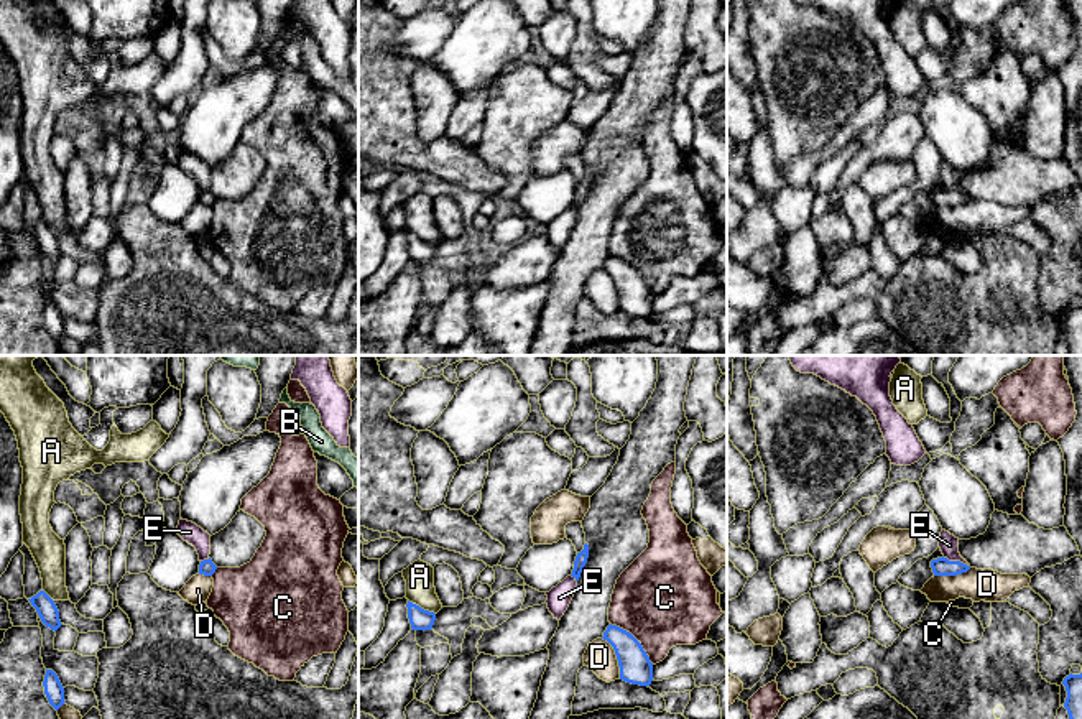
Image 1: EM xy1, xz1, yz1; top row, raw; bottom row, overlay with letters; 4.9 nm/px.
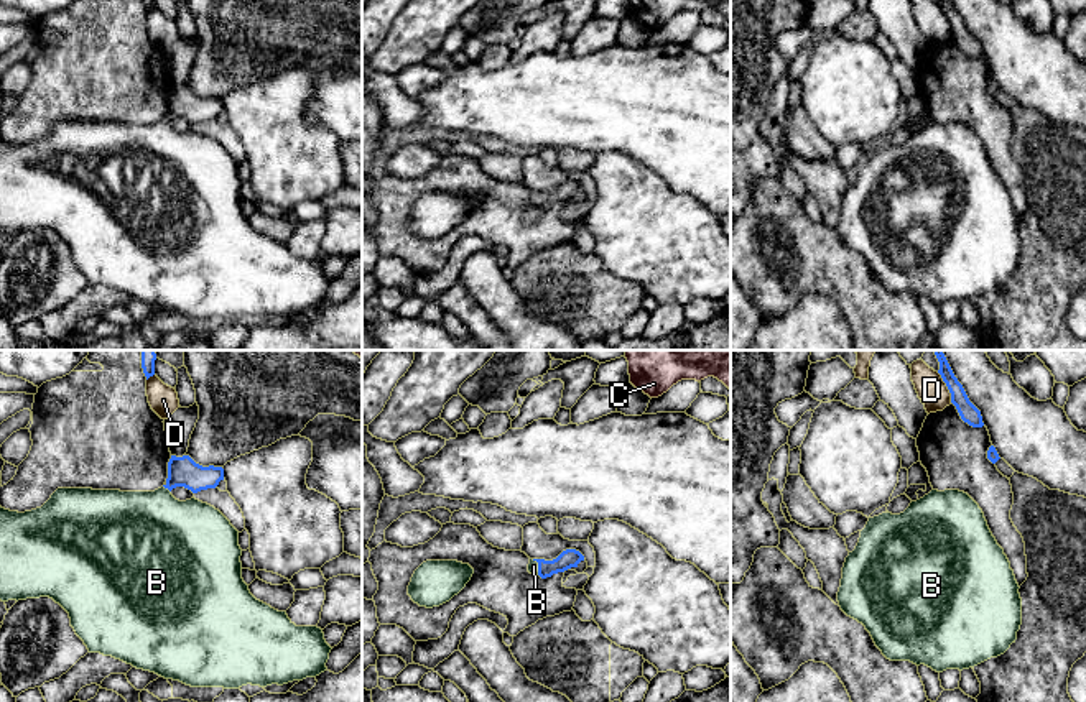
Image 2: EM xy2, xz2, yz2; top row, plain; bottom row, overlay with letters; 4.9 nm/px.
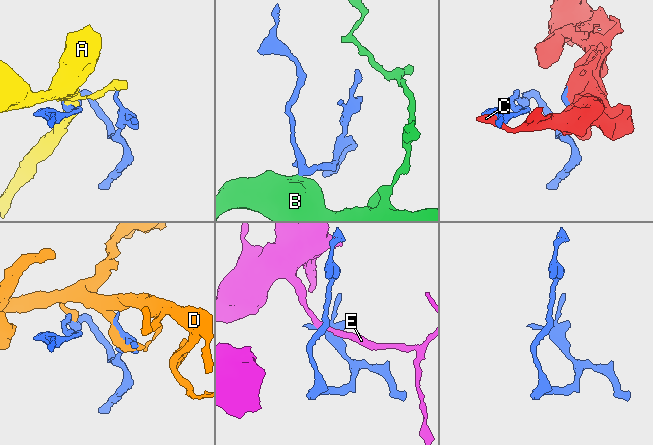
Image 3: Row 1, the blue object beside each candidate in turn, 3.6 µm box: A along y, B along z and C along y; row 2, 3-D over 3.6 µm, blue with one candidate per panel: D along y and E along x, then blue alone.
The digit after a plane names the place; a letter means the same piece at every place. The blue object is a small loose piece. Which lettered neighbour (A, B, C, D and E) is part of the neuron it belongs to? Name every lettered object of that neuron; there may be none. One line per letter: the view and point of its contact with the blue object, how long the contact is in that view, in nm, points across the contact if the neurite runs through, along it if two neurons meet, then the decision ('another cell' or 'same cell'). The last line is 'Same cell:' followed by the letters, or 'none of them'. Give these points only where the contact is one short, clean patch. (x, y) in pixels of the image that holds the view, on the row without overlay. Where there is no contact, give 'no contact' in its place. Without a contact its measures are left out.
A: meets blue in xz1 at (420, 239); contact 150 nm long; border along xz1 (408, 231), (434, 245); another cell
B: meets blue in xy2 at (167, 119); contact 50 nm long; runs through xy2 (183, 102), (167, 119), (148, 166); same cell
C: meets blue in xz1 at (635, 270); contact 300 nm long; another cell
D: meets blue in xz1 at (617, 290); contact 220 nm long; another cell
E: meets blue in yz1 at (956, 193); contact 140 nm long; border along yz1 (943, 188), (969, 198); another cell
Same cell: B

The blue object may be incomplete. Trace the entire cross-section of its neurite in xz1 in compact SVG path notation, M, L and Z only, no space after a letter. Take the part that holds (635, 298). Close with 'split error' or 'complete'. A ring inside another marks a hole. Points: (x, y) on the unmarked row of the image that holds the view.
M610 255L602 270L615 281L620 298L620 311L640 318L651 316L653 295L641 275L630 263Z; complete

